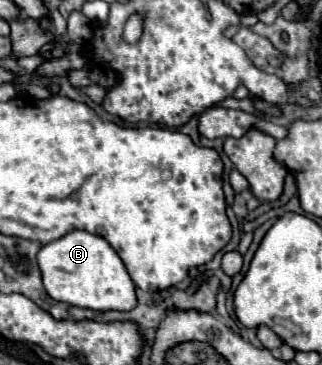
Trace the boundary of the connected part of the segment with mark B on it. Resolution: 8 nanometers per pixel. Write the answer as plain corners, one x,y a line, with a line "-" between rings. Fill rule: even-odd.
79,229
71,231
65,237
43,245
37,261
43,273
45,291
59,303
93,311
131,311
137,307
135,285
127,273
125,263
99,235

